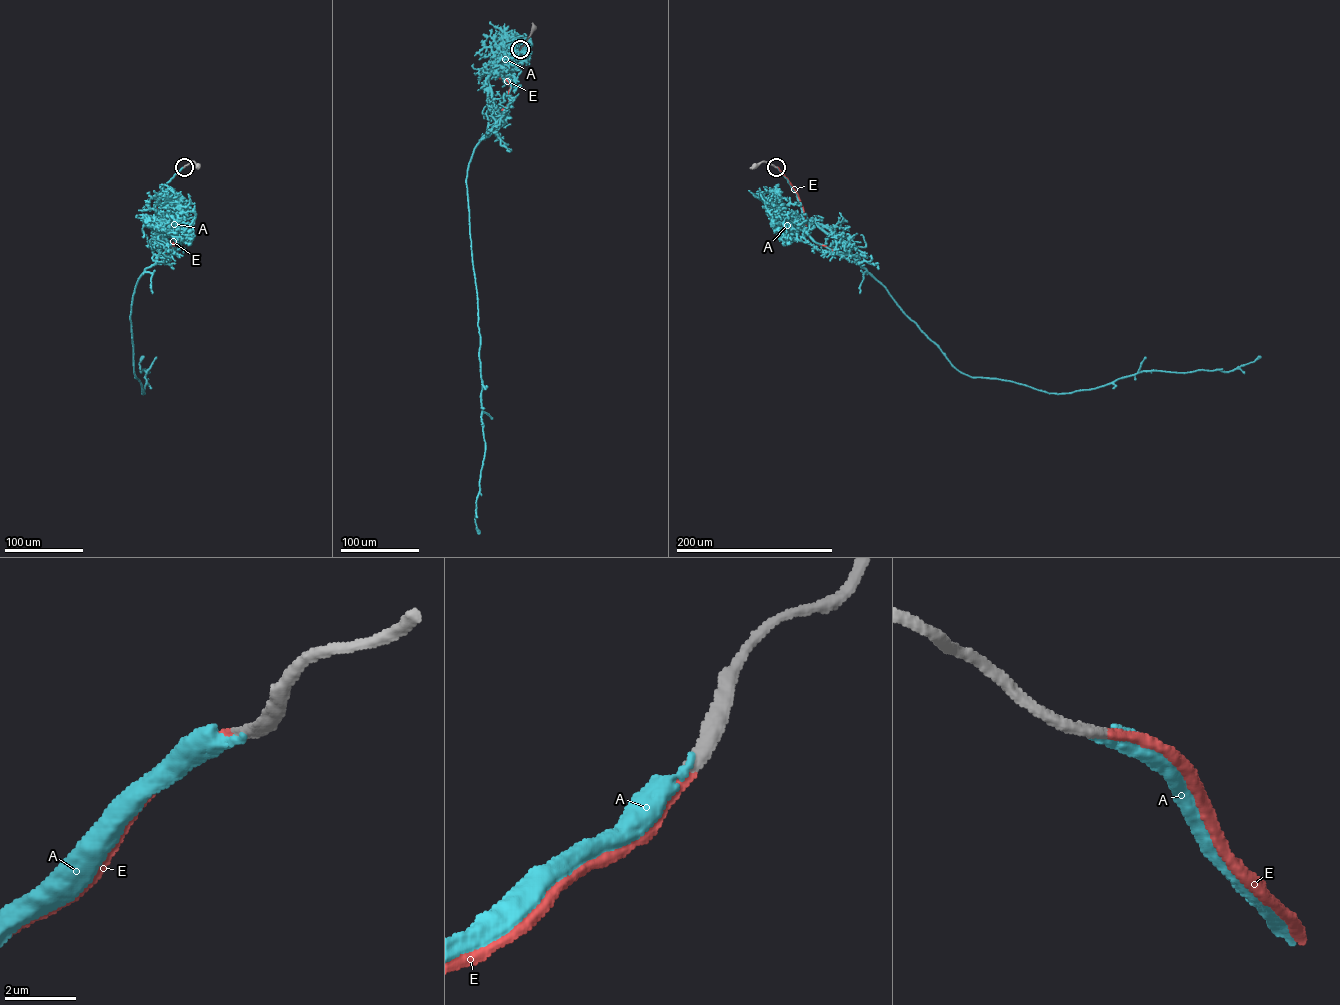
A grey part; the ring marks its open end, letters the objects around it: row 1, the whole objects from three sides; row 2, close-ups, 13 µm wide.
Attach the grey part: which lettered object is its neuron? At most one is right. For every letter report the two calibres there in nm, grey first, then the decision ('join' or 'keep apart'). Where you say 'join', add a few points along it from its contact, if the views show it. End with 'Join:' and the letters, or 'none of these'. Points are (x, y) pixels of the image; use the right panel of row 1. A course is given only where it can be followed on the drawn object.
A: 440 nm thick on the grey side, 200 nm on the other; keep apart
E: 400 nm thick on the grey side, 300 nm on the other; join; it runs (776, 167), (797, 193), (808, 234), (815, 242), (837, 252)
Join: E

